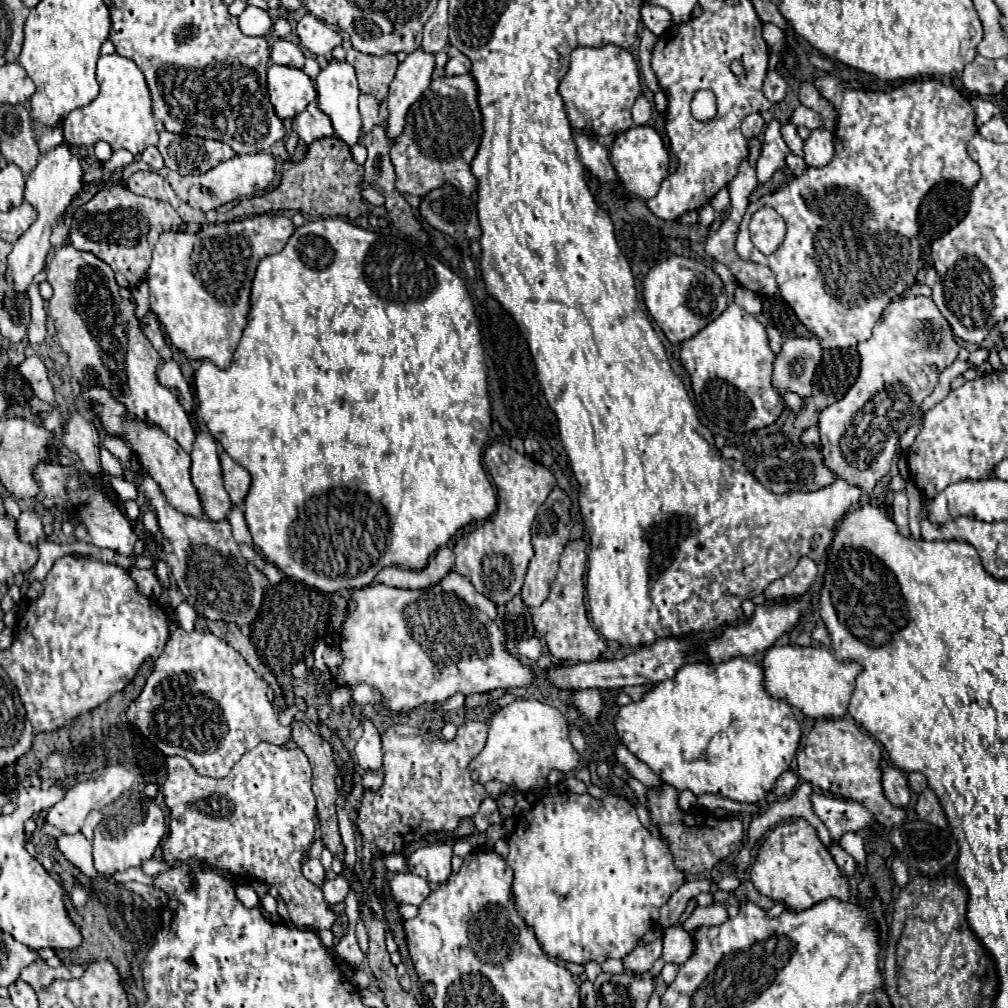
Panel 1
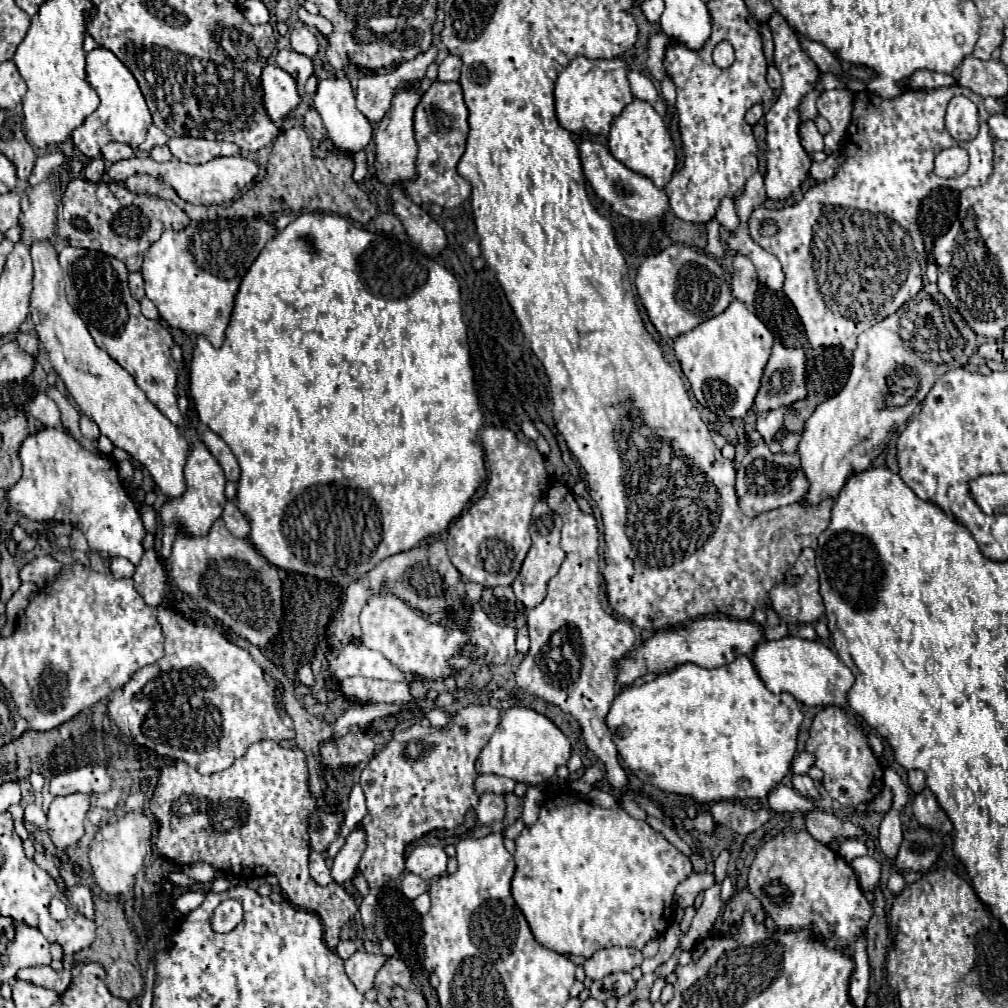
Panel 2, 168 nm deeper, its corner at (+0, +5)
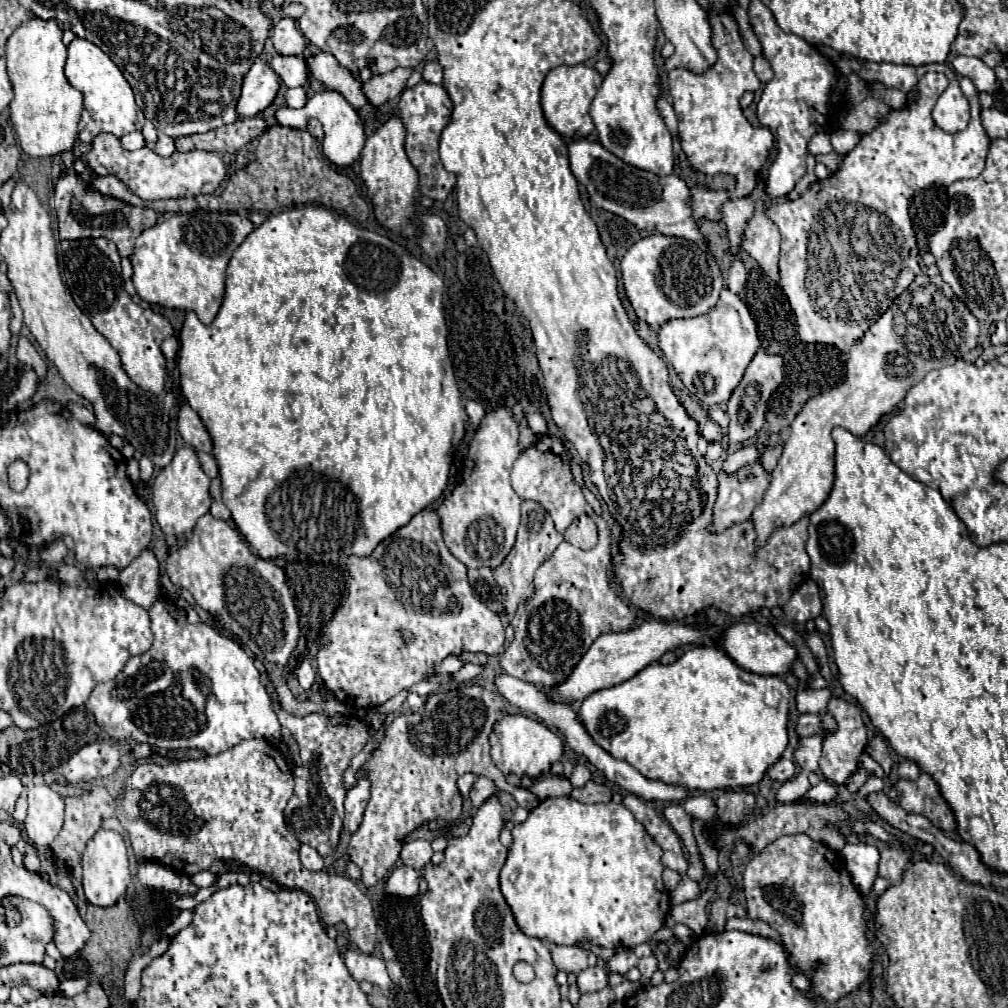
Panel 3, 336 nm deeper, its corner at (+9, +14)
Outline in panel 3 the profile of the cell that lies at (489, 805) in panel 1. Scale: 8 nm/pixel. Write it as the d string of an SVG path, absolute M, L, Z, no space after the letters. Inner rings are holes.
M477 777L477 781L473 783L473 789L471 789L471 801L475 807L483 805L483 801L487 801L487 797L491 797L495 793L495 783L487 777Z

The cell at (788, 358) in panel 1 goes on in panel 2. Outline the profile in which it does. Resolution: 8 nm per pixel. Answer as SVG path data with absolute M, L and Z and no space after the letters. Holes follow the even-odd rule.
M772 346L772 356L764 368L762 386L754 402L756 412L768 412L784 404L806 398L806 348Z

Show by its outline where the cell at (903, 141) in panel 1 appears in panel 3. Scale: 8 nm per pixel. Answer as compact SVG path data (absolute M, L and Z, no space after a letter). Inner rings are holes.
M927 73L921 77L917 85L919 99L905 109L889 113L877 129L863 135L859 145L845 155L843 165L833 175L813 183L811 189L799 199L775 203L767 209L767 215L781 229L781 287L795 313L797 333L803 343L835 345L839 351L849 353L849 349L863 337L863 333L921 273L917 263L919 251L915 243L915 231L909 219L909 203L913 195L933 185L949 187L955 181L981 175L991 141L979 117L979 93L969 79L959 79L961 91L965 93L971 107L971 119L967 129L951 135L939 129L931 117L935 101L947 89L947 85L949 79L943 73ZM827 241L831 245L833 259L827 259Z

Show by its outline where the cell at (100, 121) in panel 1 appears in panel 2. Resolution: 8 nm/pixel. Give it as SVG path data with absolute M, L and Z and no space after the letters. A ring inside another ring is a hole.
M96 48L86 54L86 70L90 86L94 86L100 96L100 106L72 132L74 146L88 158L94 158L100 154L100 148L112 140L130 146L142 144L146 130L152 124L152 116L134 74L106 48Z

